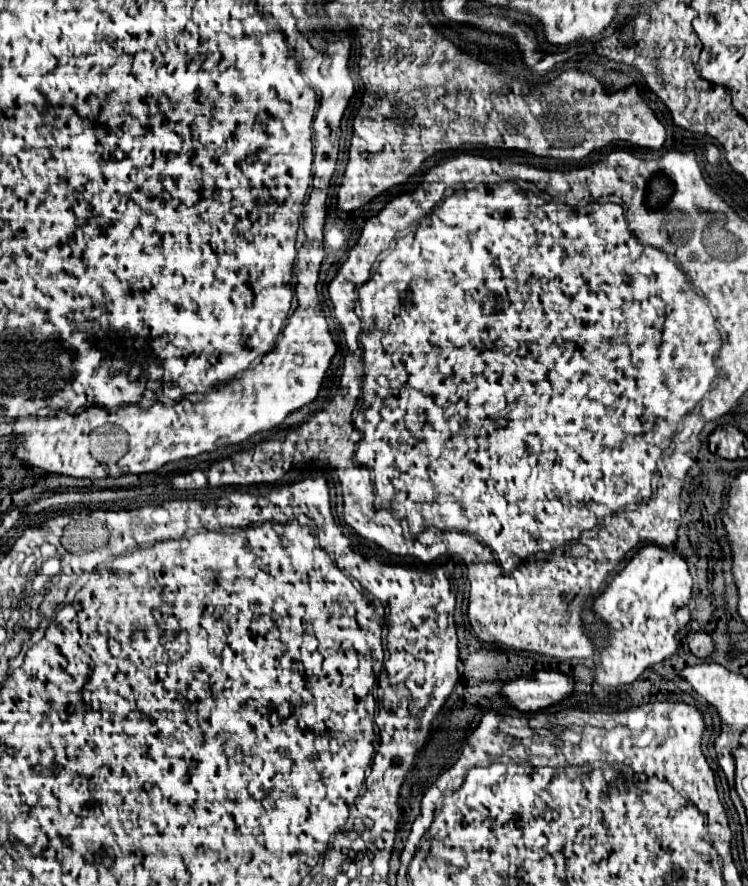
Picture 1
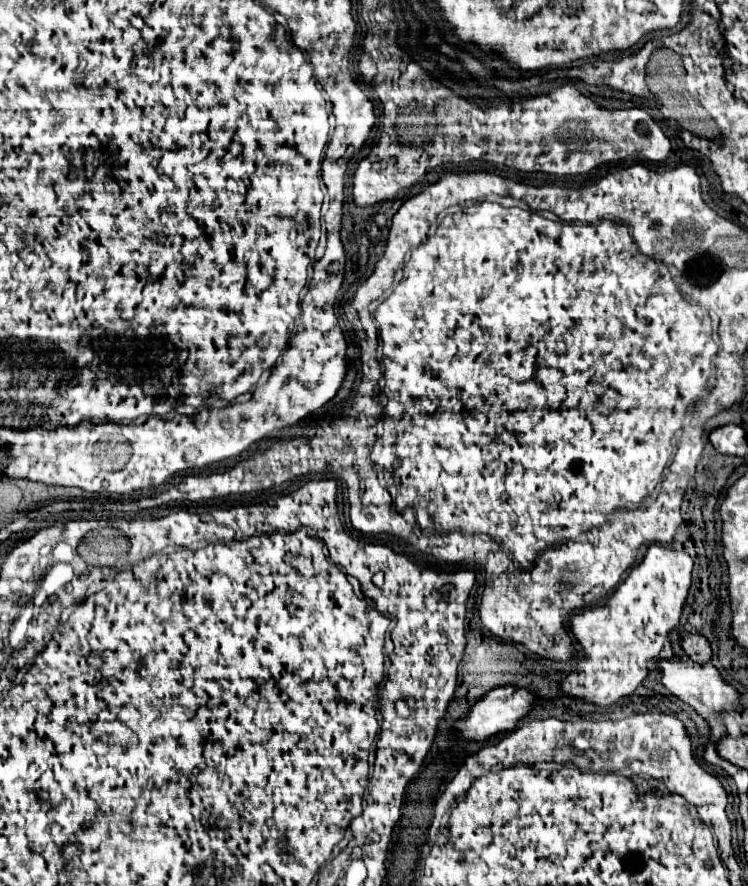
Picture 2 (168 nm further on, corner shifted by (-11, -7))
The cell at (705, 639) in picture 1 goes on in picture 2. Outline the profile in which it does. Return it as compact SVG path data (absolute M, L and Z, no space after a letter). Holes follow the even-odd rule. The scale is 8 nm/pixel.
M683 634L681 648L697 664L707 664L711 660L711 646L701 634Z

